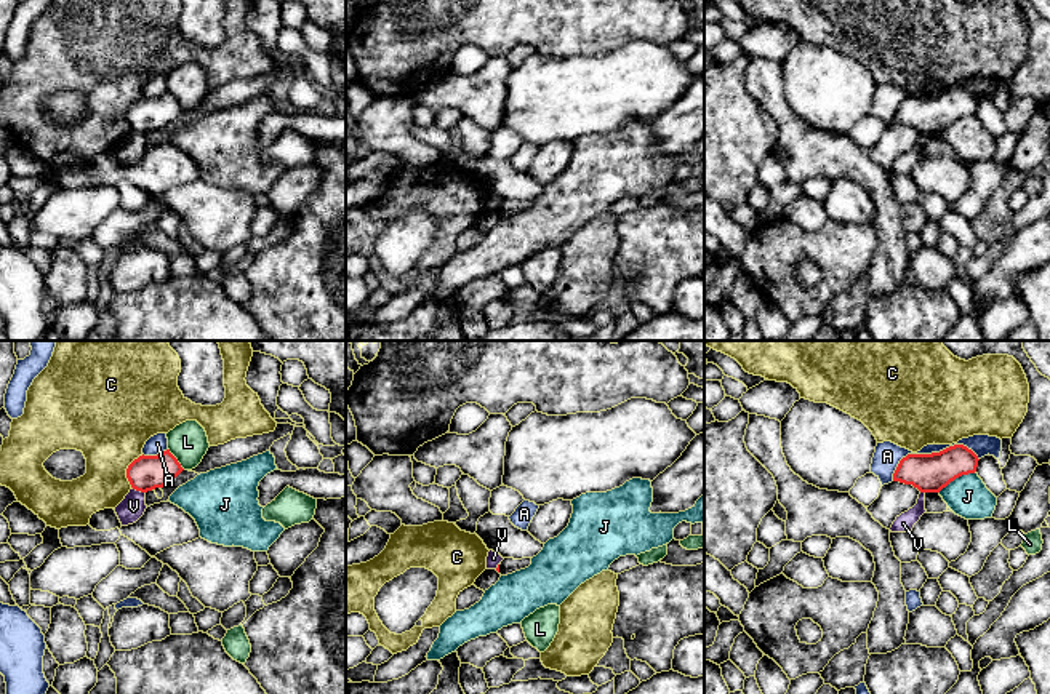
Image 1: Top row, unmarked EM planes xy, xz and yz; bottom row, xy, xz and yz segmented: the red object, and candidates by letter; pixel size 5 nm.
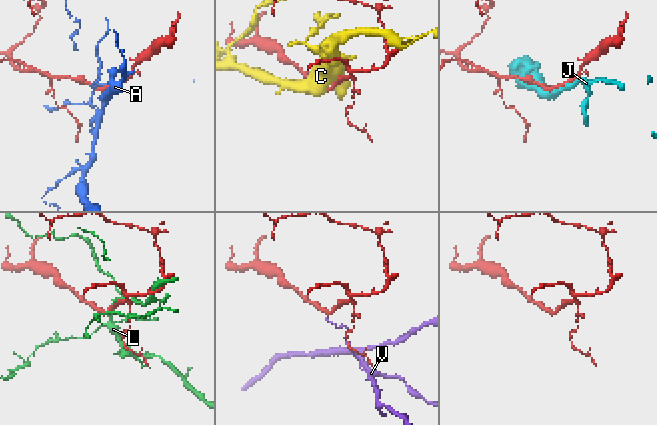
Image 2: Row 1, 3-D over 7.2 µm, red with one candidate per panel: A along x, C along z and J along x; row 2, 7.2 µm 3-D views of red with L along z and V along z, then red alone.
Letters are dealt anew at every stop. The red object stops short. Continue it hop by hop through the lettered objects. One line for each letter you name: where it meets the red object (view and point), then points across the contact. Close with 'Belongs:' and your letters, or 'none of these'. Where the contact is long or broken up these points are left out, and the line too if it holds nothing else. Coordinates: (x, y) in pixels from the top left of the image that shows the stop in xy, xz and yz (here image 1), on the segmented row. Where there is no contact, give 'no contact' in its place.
Belongs: none of these

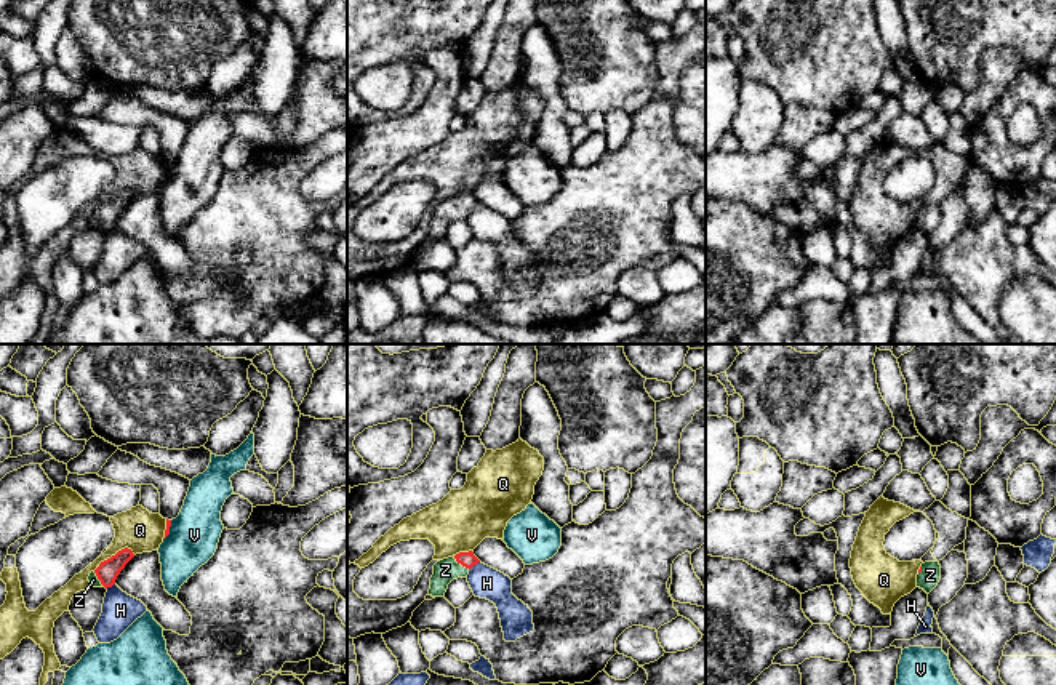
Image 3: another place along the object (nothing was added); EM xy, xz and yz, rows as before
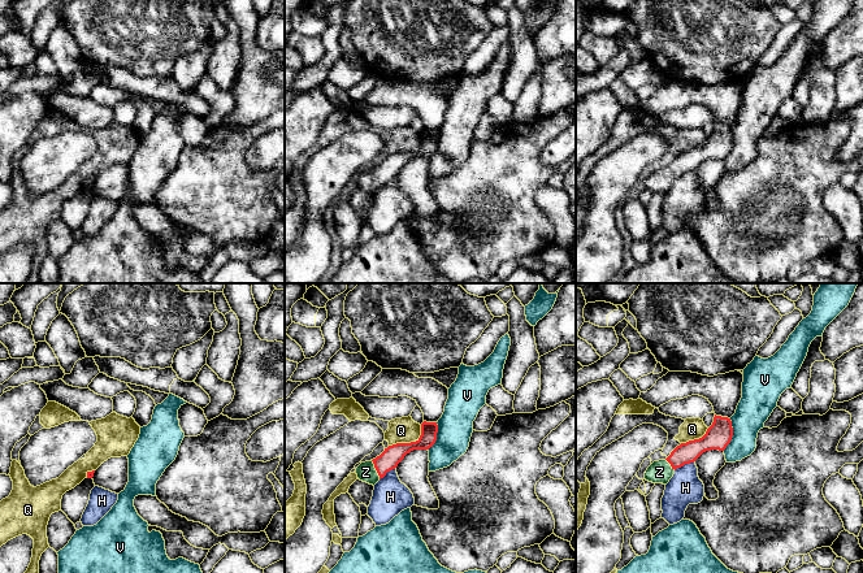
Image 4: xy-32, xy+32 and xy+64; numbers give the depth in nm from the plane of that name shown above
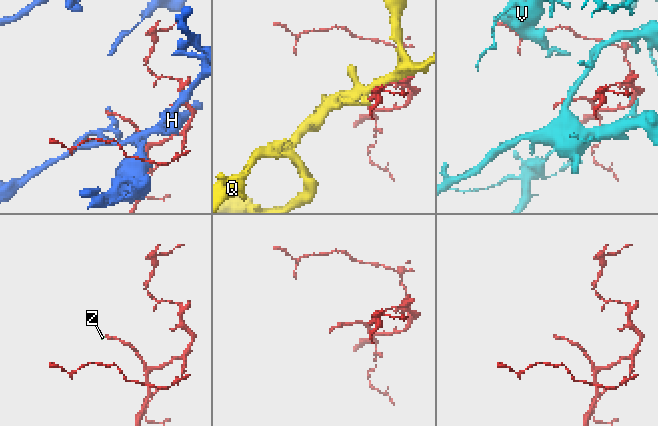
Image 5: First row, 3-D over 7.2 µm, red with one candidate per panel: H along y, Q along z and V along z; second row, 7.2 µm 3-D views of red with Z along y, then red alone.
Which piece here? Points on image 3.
Z: contact xz (461, 564); way xz (466, 559), (461, 564), (445, 570)
Belongs: Z

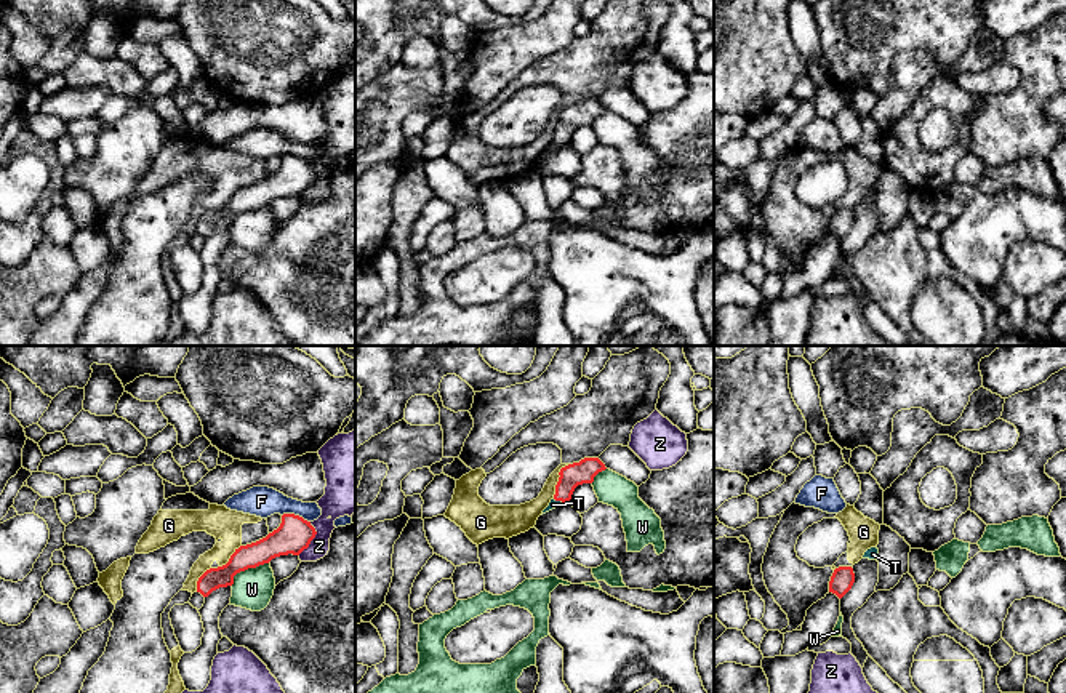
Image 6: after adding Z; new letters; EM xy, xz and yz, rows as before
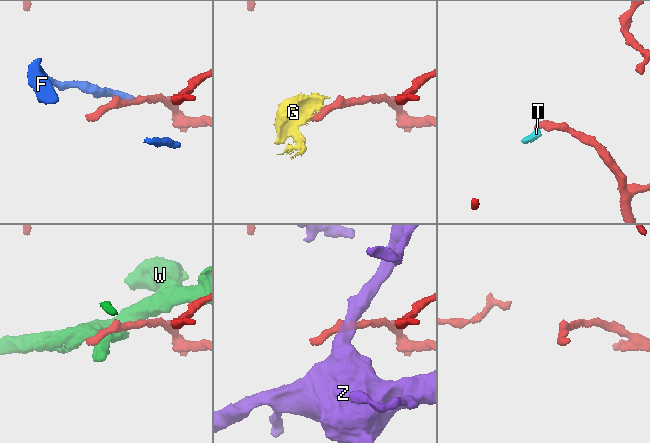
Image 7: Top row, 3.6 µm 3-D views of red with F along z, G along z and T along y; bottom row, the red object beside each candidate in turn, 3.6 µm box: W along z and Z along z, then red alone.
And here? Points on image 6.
T: contact xz (561, 500); way xz (575, 474), (567, 482), (561, 500), (553, 504)
Belongs: T

